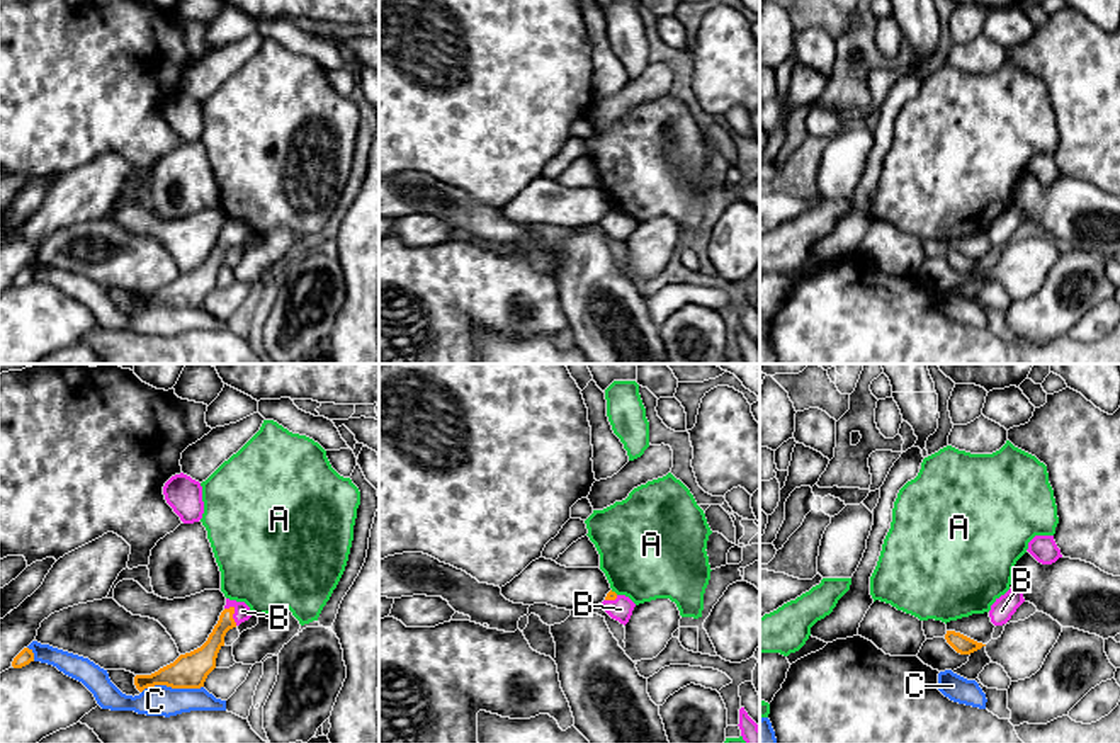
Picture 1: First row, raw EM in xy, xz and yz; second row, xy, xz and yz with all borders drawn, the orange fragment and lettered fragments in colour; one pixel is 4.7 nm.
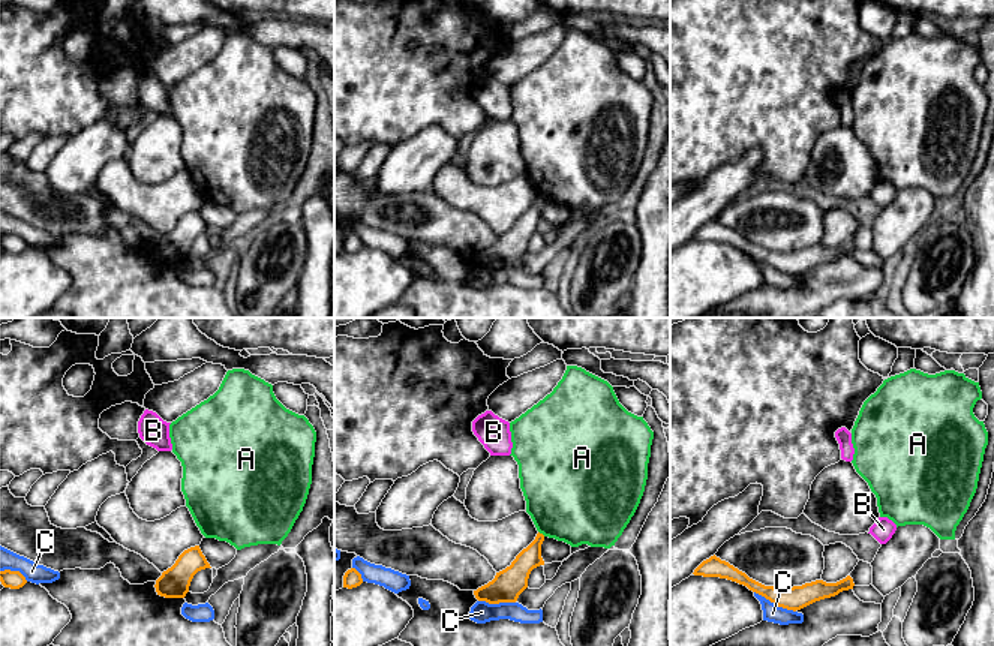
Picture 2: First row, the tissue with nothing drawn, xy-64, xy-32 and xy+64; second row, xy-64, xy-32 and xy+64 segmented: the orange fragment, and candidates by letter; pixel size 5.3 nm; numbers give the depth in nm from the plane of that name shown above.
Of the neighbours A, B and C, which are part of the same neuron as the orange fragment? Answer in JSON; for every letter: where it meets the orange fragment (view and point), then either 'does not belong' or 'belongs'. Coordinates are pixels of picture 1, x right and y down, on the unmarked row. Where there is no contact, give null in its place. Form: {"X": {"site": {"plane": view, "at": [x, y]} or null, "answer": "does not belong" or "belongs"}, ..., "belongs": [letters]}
{"A": {"site": {"plane": "xz", "at": [614, 211]}, "answer": "does not belong"}, "B": {"site": {"plane": "xy", "at": [233, 232]}, "answer": "belongs"}, "C": {"site": {"plane": "xy", "at": [172, 306]}, "answer": "does not belong"}, "belongs": ["B"]}

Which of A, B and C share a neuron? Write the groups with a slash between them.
A / B / C

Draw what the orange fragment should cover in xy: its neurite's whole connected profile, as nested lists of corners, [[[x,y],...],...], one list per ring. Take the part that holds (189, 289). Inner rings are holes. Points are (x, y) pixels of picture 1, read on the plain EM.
[[[226,218],[224,230],[207,260],[185,274],[180,274],[173,282],[160,287],[151,294],[136,294],[134,304],[139,311],[155,304],[172,308],[201,308],[207,294],[216,287],[216,277],[224,265],[224,255],[229,248],[240,245],[252,236],[252,230],[245,221]]]

